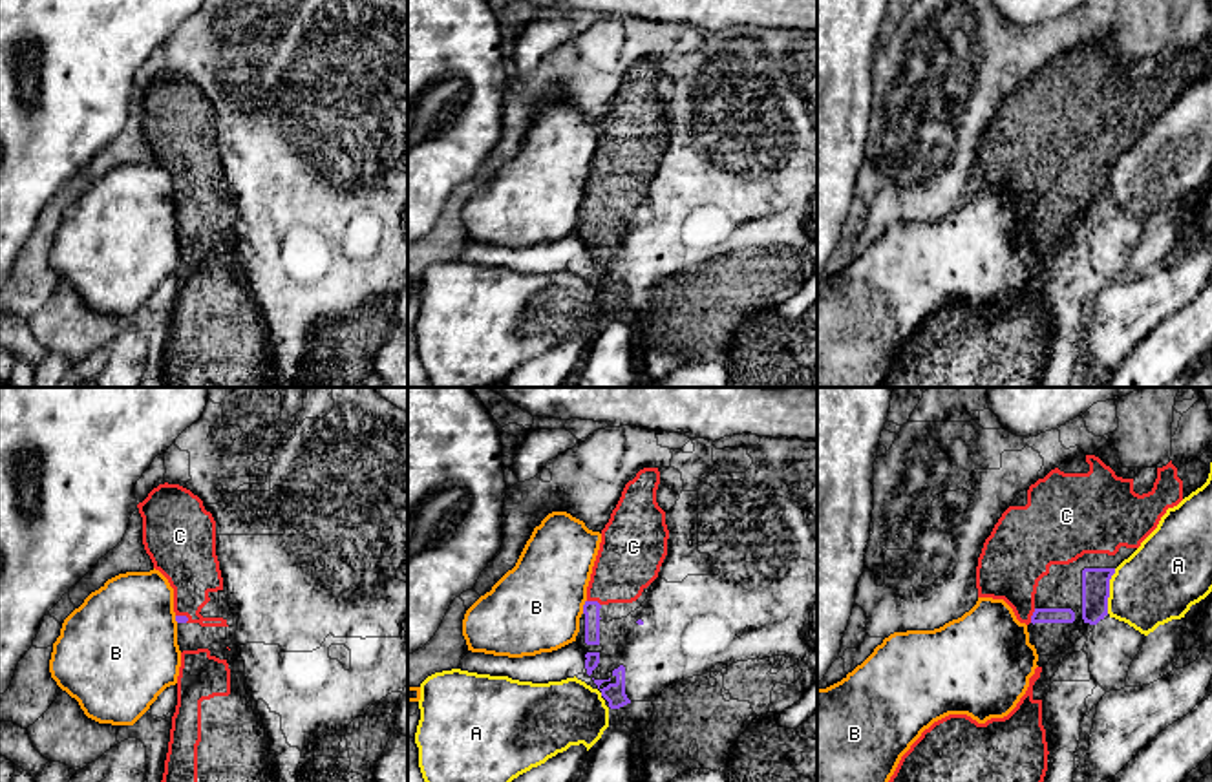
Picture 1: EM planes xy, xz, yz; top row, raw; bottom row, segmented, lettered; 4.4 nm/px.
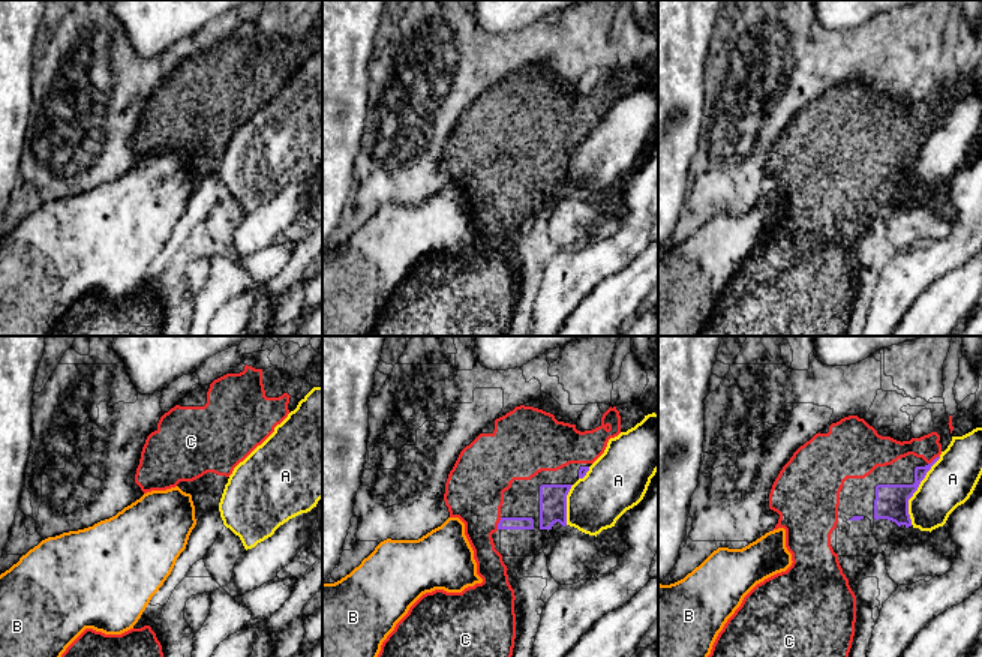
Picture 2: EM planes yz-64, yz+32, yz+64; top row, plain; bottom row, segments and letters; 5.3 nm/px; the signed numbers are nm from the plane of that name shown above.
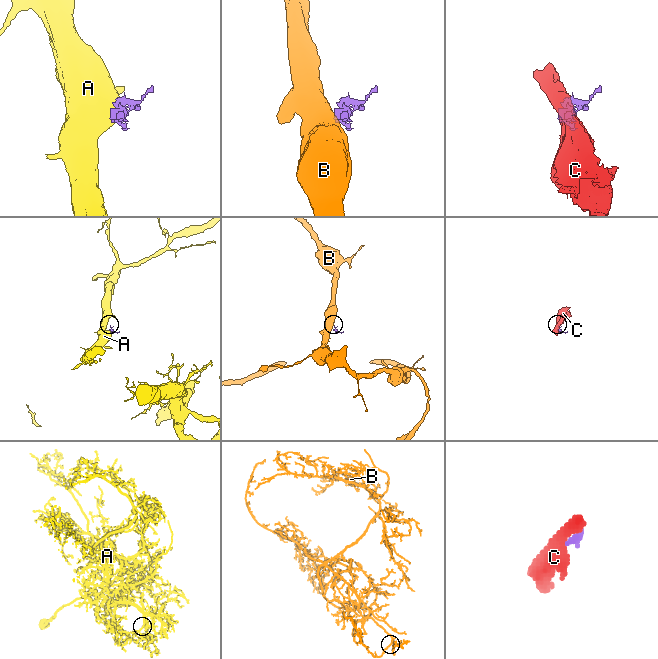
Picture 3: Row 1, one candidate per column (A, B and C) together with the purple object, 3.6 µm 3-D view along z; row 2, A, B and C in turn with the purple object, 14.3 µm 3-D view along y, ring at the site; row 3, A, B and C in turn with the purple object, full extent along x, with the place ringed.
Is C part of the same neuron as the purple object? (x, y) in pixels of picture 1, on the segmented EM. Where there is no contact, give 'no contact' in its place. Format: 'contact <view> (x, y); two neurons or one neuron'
contact xz (595, 602); one neuron

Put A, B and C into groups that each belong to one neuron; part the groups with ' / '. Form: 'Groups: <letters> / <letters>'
Groups: A / B / C

